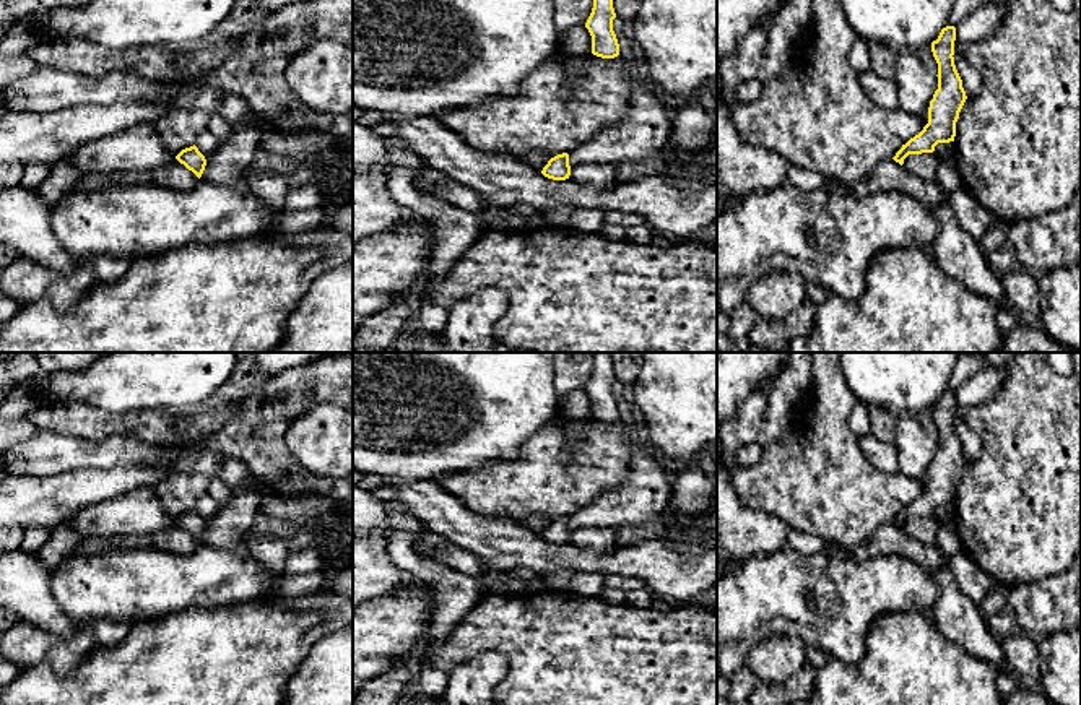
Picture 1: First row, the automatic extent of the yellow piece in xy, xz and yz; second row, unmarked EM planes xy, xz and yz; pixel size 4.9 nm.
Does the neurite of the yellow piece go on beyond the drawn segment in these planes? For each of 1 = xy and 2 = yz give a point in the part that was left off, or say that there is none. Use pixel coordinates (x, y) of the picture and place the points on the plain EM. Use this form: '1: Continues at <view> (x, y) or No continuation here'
1: No continuation here
2: No continuation here

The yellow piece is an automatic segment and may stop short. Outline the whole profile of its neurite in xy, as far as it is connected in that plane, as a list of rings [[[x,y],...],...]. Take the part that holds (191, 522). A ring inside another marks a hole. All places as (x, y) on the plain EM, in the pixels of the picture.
[[[193,508],[190,512],[182,513],[176,523],[184,528],[189,534],[192,534],[198,543],[202,541],[206,523],[205,520],[198,515],[198,512]]]

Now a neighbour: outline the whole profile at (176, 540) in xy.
[[[176,521],[171,526],[151,534],[150,541],[156,549],[180,556],[189,556],[200,546],[198,541]]]

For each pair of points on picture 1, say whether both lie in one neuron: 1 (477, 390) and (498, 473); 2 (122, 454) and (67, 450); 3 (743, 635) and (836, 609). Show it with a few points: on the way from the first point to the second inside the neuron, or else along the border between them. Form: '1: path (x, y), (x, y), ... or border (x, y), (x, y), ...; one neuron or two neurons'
1: border (527, 439), (516, 457), (491, 460), (459, 473); two neurons
2: path (109, 454), (80, 454); one neuron
3: path (766, 613), (769, 609), (813, 609); one neuron

